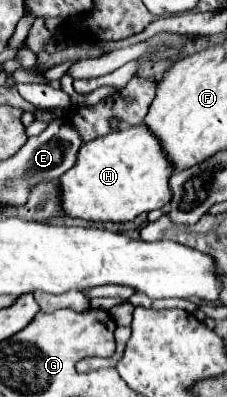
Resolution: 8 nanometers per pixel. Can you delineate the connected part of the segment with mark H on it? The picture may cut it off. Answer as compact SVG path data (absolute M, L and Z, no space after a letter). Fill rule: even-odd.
M144 124L116 130L82 144L76 164L60 176L62 212L70 218L94 222L130 222L142 212L152 212L170 202L170 176L170 162Z

